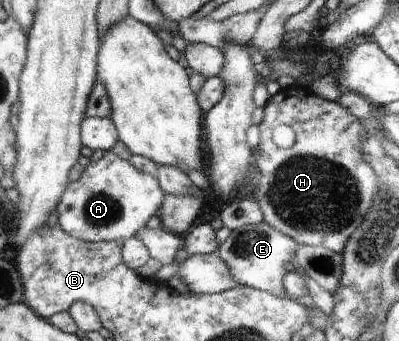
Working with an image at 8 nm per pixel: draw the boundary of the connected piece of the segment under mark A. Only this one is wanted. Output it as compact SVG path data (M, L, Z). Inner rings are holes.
M109 150L100 161L90 161L77 181L68 183L57 206L58 225L82 241L123 244L148 226L164 197L156 177L136 169L129 160L122 160Z

